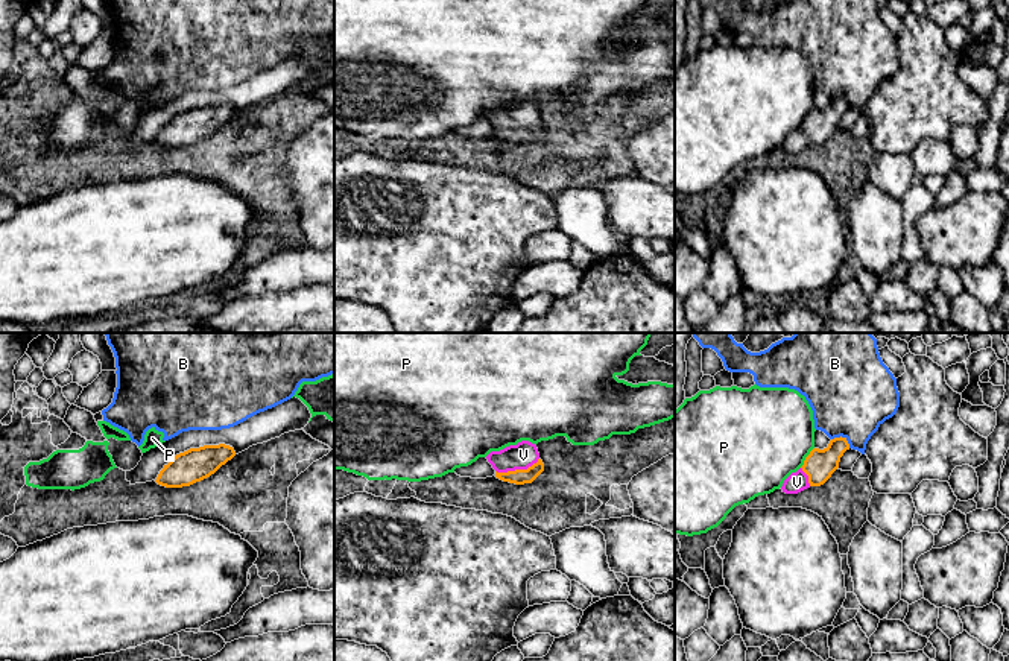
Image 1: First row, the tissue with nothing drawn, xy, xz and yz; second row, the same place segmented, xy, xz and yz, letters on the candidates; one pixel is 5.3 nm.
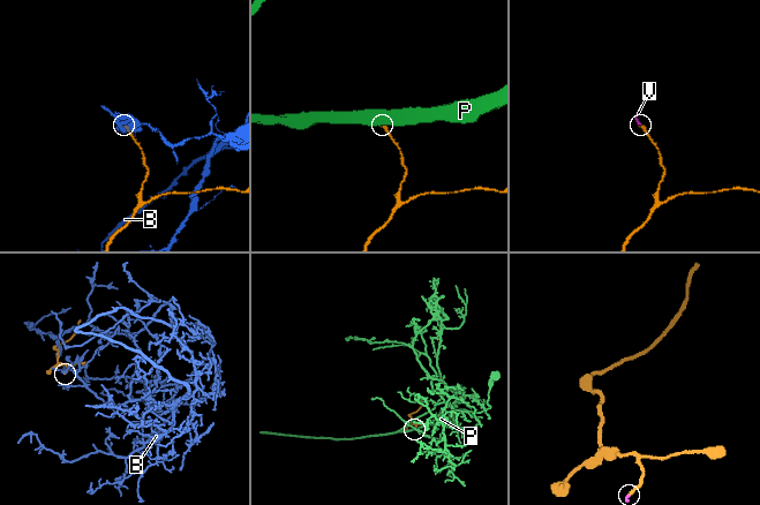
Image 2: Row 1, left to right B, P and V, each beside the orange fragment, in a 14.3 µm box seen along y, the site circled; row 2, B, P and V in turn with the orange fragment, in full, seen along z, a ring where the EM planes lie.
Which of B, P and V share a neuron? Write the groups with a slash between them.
B / P / V

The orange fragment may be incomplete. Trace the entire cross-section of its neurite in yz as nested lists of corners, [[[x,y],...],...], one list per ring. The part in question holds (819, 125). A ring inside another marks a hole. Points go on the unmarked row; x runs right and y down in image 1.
[[[834,97],[824,109],[813,108],[805,117],[804,125],[792,132],[783,143],[786,153],[798,153],[810,146],[824,144],[839,128],[840,117],[849,109],[846,97]]]

